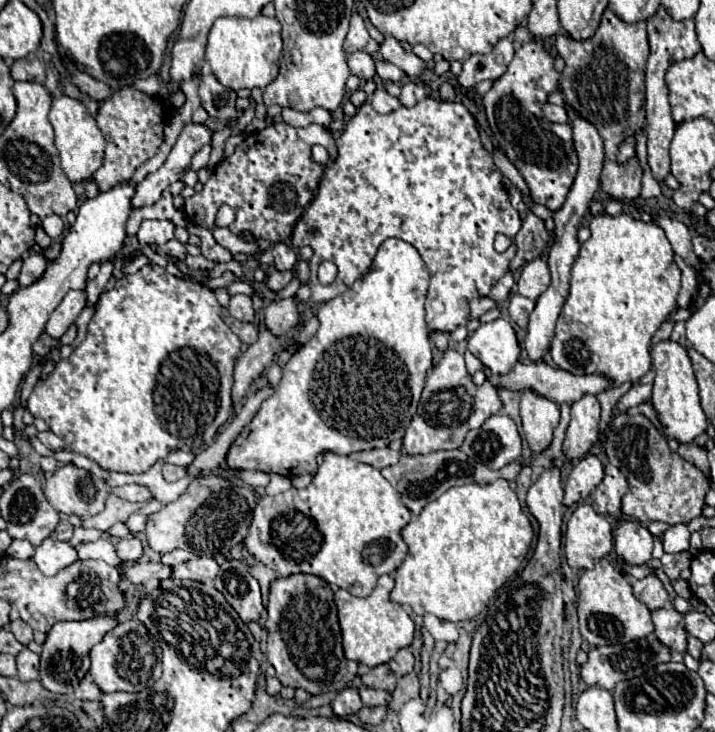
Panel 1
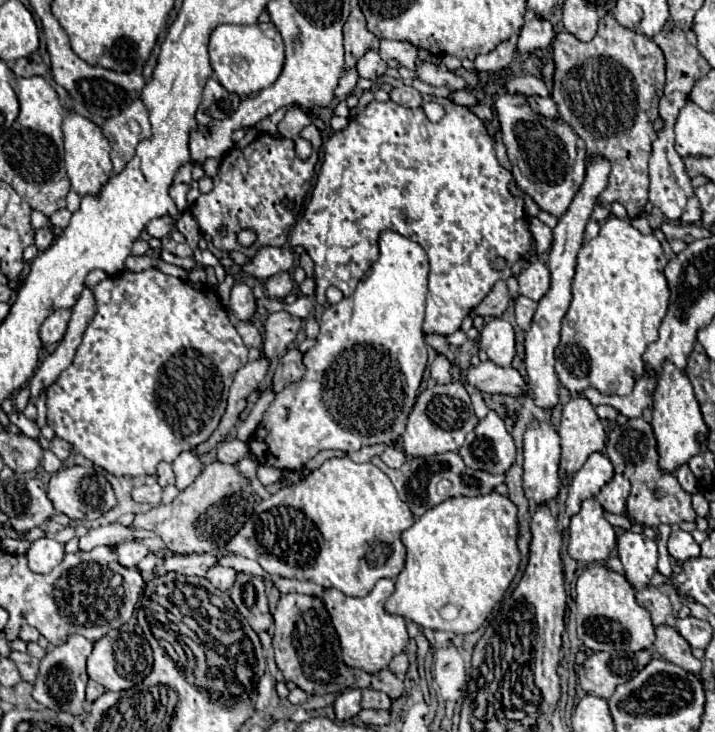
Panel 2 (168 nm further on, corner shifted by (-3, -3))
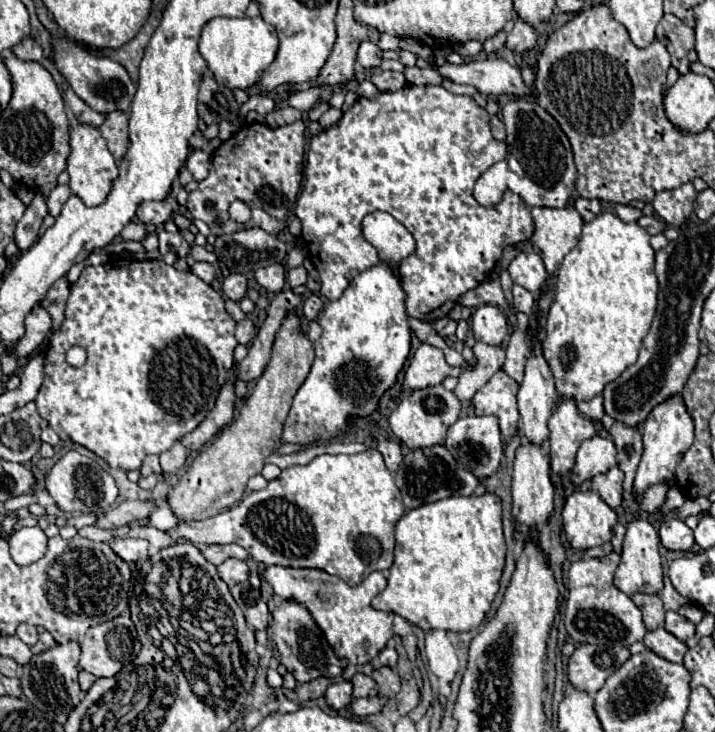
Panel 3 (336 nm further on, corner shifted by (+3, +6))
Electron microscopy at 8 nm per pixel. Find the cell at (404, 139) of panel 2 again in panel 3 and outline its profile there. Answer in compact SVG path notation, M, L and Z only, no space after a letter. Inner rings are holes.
M406 85L404 89L400 91L394 91L394 93L380 93L376 99L364 99L360 97L356 101L354 107L350 107L342 119L328 127L328 129L322 129L318 135L312 137L310 141L310 151L308 151L308 159L306 159L306 169L304 169L304 175L306 175L306 183L304 183L304 189L296 201L296 217L302 221L302 239L304 243L308 245L308 253L310 253L310 261L314 265L314 269L318 271L320 275L320 295L328 301L334 301L342 295L342 291L350 285L352 277L372 265L380 262L378 252L376 249L364 239L362 235L362 219L372 213L372 211L386 211L390 215L394 215L396 221L400 221L416 239L416 253L412 255L412 259L406 259L398 265L398 273L400 273L400 279L402 279L402 285L404 285L404 291L406 291L406 309L408 309L408 315L414 317L414 319L420 319L420 321L436 321L440 317L446 317L452 307L458 303L458 299L478 287L482 281L488 279L488 275L492 273L492 269L496 267L502 251L506 245L512 243L518 243L518 241L528 241L532 237L532 217L530 217L530 207L520 199L520 196L507 190L501 202L494 206L483 207L480 203L476 203L472 191L474 191L474 185L478 181L478 177L482 173L486 173L494 163L498 161L504 161L506 159L506 143L502 141L496 141L490 133L490 115L486 113L486 109L482 109L470 95L454 95L450 91L446 91L442 85L440 87L416 87L416 85Z

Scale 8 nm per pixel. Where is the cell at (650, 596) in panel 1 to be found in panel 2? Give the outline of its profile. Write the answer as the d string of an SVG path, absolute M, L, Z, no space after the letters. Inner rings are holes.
M648 586L636 592L636 600L642 608L650 612L654 626L668 626L666 622L672 616L672 604L666 594L662 594L656 586Z

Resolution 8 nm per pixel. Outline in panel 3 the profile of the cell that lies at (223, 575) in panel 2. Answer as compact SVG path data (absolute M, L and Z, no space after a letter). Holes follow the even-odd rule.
M226 559L216 569L218 569L220 579L224 579L224 583L228 587L234 587L236 583L242 583L242 581L248 579L248 567L240 559Z

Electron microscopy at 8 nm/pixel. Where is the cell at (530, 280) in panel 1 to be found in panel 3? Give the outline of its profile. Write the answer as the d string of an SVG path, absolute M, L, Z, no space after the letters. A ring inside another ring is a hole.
M522 251L508 267L508 273L516 285L522 285L524 289L538 295L542 285L548 279L546 267L542 263L542 257L536 251Z

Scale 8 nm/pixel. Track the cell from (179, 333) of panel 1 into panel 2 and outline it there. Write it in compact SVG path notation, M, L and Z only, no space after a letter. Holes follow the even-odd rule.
M156 268L142 270L142 272L118 272L114 276L108 276L106 280L98 282L94 288L94 298L96 298L96 312L92 320L86 326L86 332L82 336L82 342L76 350L74 362L58 376L58 380L46 390L46 408L48 408L48 426L56 432L58 438L66 440L72 444L72 450L76 454L86 456L92 460L96 466L102 466L106 472L114 476L148 476L156 472L158 462L172 462L180 452L184 450L194 450L198 444L202 444L214 428L220 424L222 412L226 410L226 398L228 398L228 388L234 380L234 374L238 368L242 368L248 362L248 348L244 346L240 334L232 326L224 306L218 300L218 294L202 286L194 288L190 282L184 282L180 278L168 276Z

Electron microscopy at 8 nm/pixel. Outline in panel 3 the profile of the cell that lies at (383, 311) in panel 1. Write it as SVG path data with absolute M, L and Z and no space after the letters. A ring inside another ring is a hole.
M374 211L362 221L364 237L376 247L380 263L356 275L340 299L330 301L318 315L322 335L314 341L316 359L298 389L284 423L282 441L308 445L350 435L350 417L368 417L378 411L380 397L394 387L410 355L410 325L406 291L396 267L416 251L414 237L392 215Z

